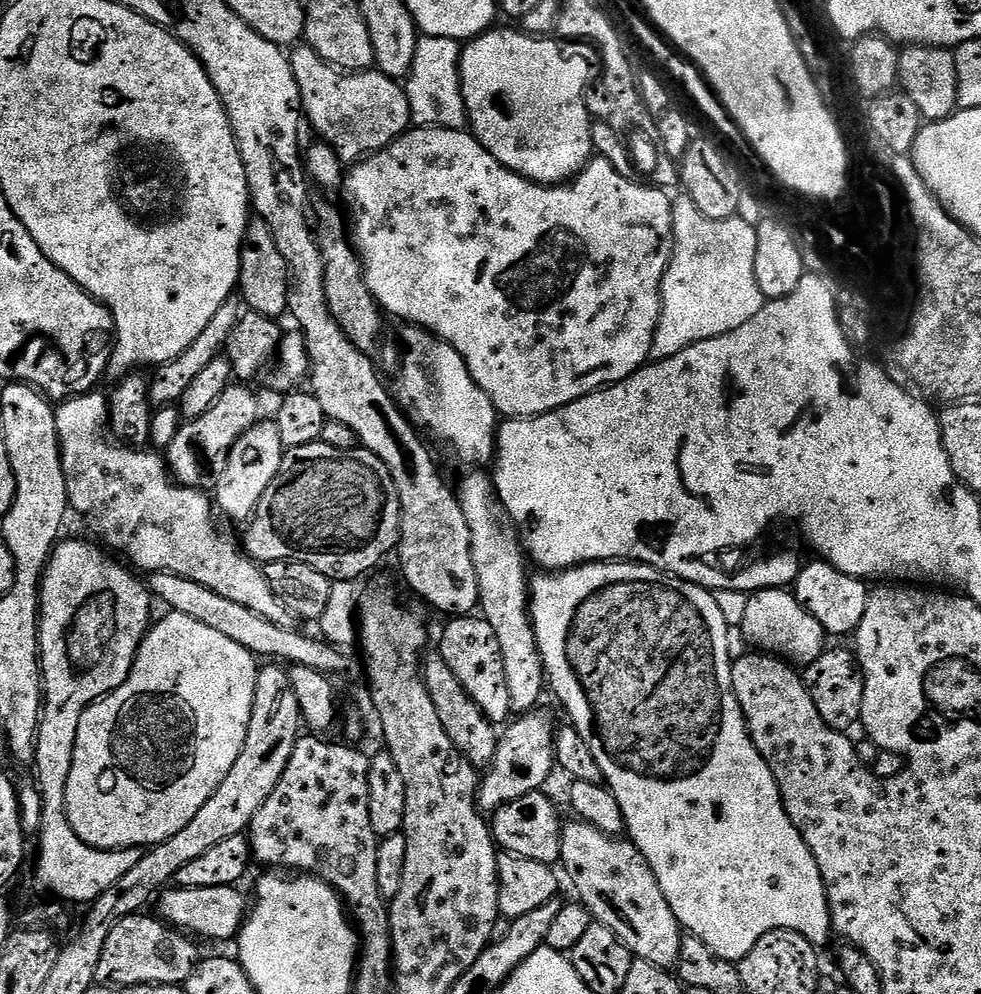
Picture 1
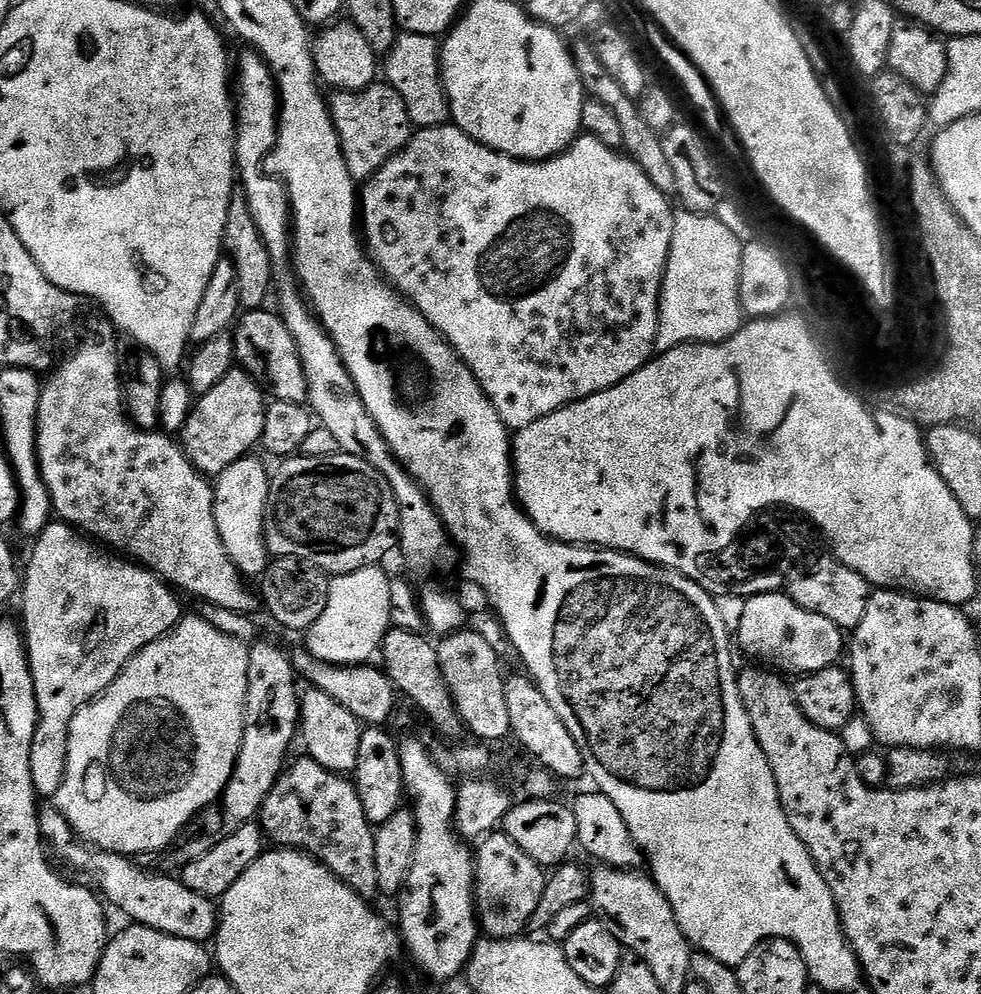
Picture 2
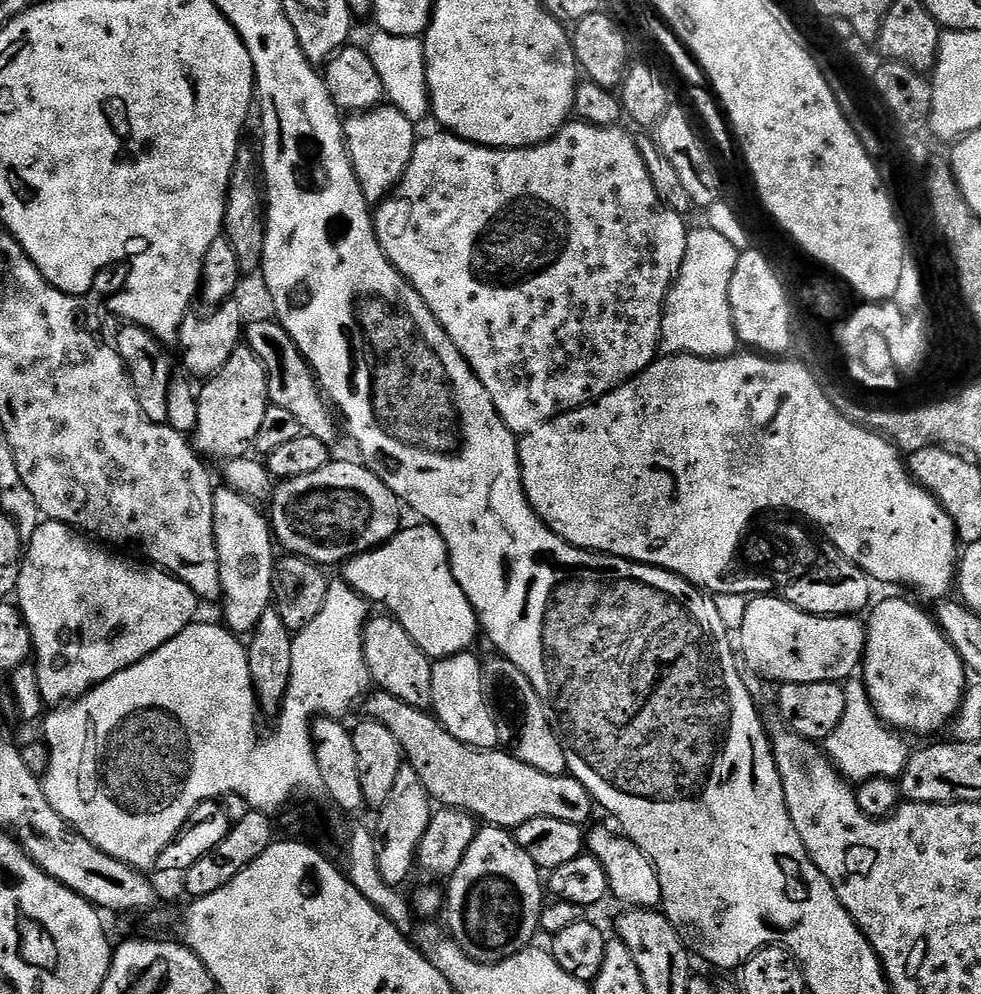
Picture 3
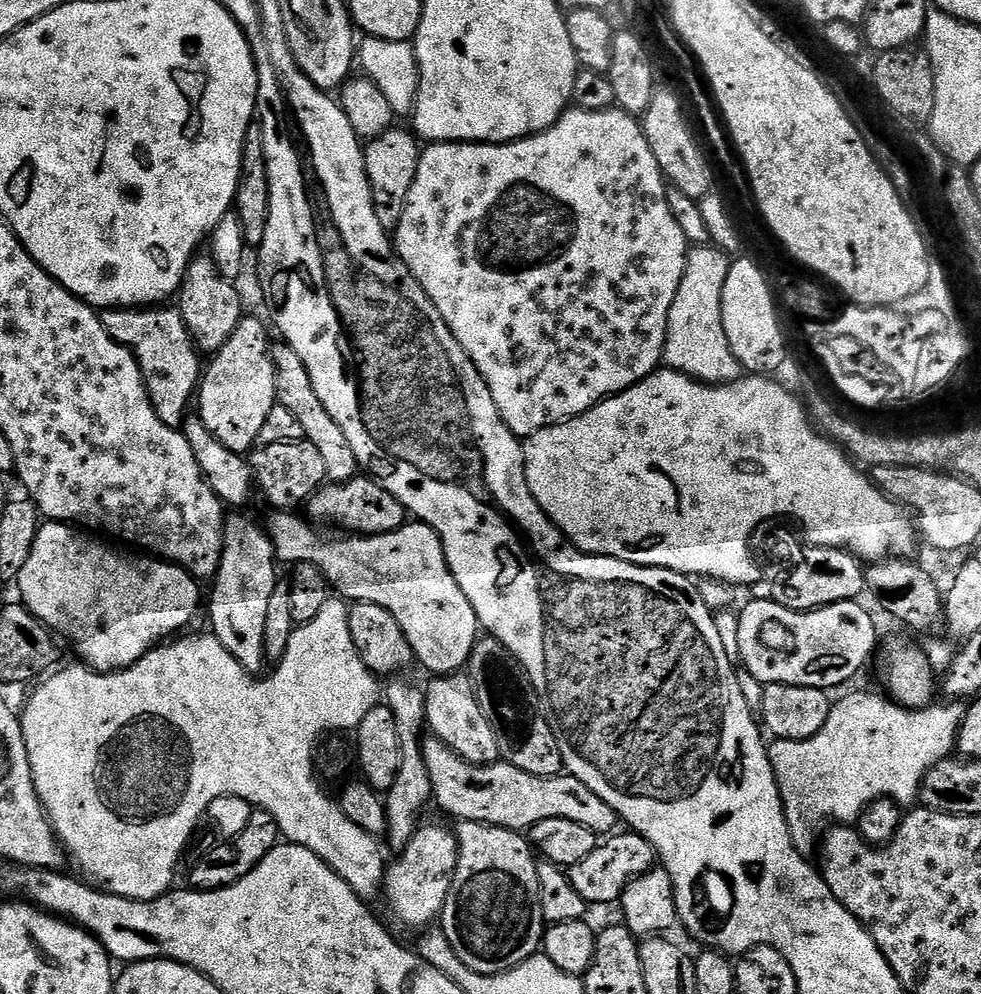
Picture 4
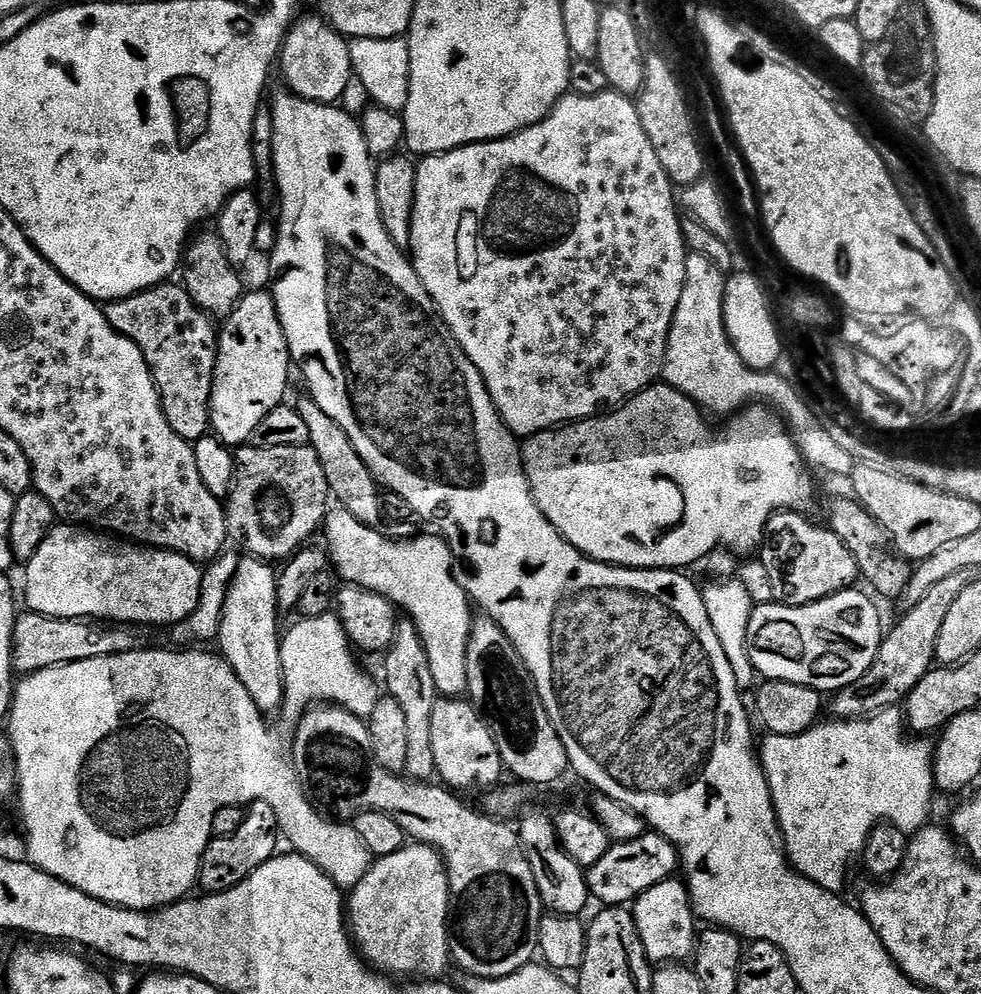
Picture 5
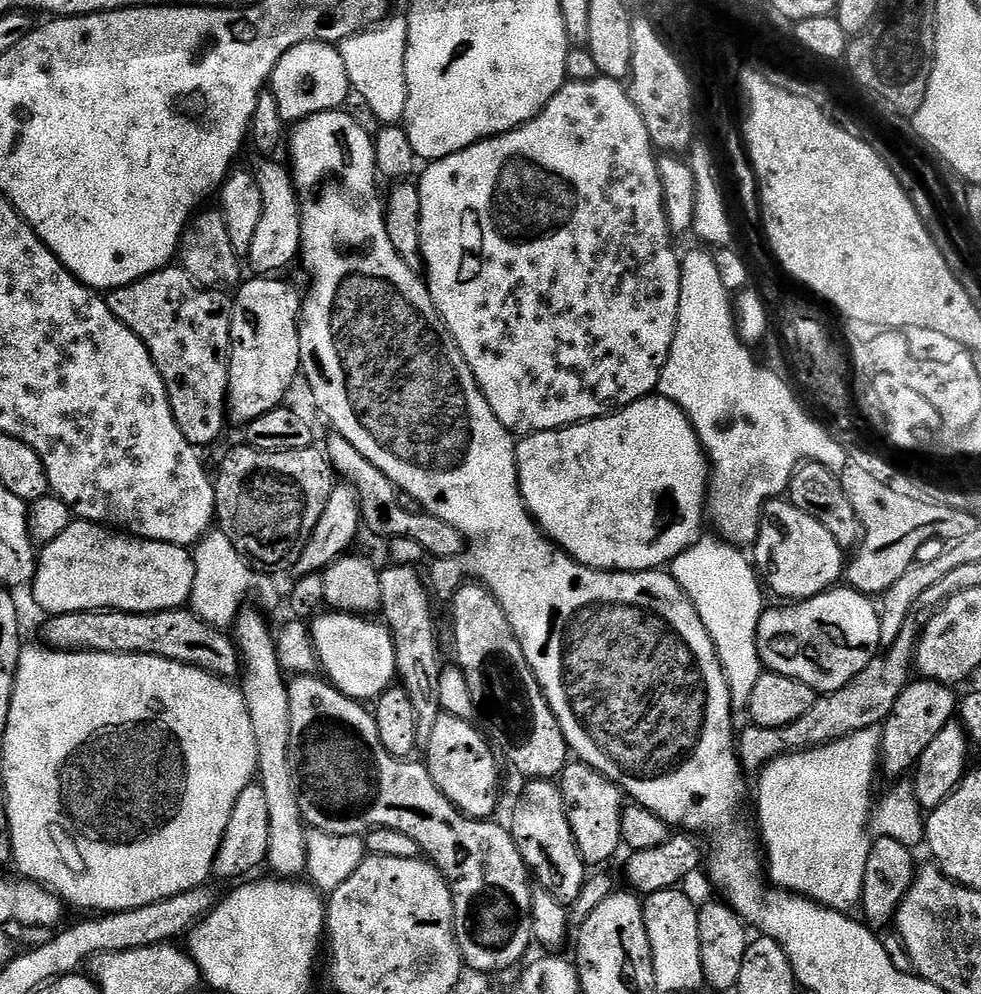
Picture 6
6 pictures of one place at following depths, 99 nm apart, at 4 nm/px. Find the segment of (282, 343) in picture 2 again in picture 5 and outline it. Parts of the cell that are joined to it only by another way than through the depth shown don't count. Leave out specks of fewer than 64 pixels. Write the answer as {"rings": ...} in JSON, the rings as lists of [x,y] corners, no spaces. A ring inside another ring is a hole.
{"rings":[[[311,398],[299,401],[298,407],[302,414],[302,422],[306,422],[306,430],[310,430],[308,444],[318,454],[322,470],[326,473],[329,493],[335,499],[337,496],[340,499],[337,500],[339,507],[354,514],[354,518],[358,518],[364,524],[379,525],[379,520],[382,520],[381,489],[372,477],[366,462],[362,462],[358,450],[354,450],[346,430],[342,430],[342,426],[338,426],[338,422],[334,422],[334,418],[330,418],[330,414],[326,414],[326,410],[322,410],[322,406],[315,404]]]}

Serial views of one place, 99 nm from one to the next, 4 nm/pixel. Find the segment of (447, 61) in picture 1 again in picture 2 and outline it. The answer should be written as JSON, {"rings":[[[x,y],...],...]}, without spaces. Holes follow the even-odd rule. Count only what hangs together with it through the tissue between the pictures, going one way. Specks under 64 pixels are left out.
{"rings":[[[413,32],[397,35],[396,45],[387,53],[387,83],[406,102],[406,110],[410,114],[413,125],[417,129],[438,128],[449,123],[448,96],[444,92],[444,83],[440,77],[440,44],[437,37],[423,36]]]}

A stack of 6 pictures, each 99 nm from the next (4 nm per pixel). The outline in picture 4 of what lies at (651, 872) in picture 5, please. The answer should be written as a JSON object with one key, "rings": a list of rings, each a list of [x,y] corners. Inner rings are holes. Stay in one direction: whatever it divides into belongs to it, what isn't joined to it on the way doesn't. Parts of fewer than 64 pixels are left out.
{"rings":[[[622,832],[609,835],[603,842],[597,843],[596,848],[590,850],[586,858],[582,858],[582,862],[574,862],[574,866],[567,869],[570,886],[574,886],[575,893],[582,894],[589,906],[615,905],[634,877],[644,876],[651,868],[657,867],[658,857],[654,846],[650,846],[650,842],[646,842],[646,838],[642,838],[637,832]]]}

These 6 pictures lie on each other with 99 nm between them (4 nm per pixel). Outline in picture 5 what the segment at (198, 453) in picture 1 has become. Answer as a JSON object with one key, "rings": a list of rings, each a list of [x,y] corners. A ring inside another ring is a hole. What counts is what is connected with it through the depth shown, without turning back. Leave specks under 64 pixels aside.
{"rings":[[[245,291],[244,297],[238,302],[236,309],[226,317],[223,324],[224,329],[221,327],[218,332],[216,369],[210,394],[211,431],[214,433],[215,439],[222,441],[223,444],[244,446],[251,441],[258,422],[262,422],[262,418],[266,418],[266,414],[270,414],[270,410],[285,403],[287,396],[284,395],[288,392],[288,371],[294,368],[294,359],[288,353],[286,334],[282,330],[282,322],[271,291]]]}

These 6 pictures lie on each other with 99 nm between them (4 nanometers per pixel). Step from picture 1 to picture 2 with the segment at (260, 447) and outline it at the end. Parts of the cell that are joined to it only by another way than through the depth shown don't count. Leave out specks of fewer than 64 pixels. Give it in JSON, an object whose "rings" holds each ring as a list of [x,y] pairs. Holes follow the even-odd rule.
{"rings":[[[249,454],[234,462],[234,466],[230,466],[214,480],[216,525],[228,557],[245,578],[262,577],[270,563],[268,545],[264,543],[264,515],[268,509],[270,472],[264,469],[262,461],[255,460],[254,457],[255,455]]]}

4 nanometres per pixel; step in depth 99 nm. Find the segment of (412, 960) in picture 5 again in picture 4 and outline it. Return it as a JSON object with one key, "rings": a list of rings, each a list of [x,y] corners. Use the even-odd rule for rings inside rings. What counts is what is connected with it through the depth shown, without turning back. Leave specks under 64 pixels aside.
{"rings":[[[426,824],[417,827],[403,852],[395,857],[396,861],[387,865],[382,889],[383,895],[388,895],[389,910],[406,927],[419,930],[427,929],[439,921],[460,853],[456,833],[451,827],[439,828],[436,824]]]}

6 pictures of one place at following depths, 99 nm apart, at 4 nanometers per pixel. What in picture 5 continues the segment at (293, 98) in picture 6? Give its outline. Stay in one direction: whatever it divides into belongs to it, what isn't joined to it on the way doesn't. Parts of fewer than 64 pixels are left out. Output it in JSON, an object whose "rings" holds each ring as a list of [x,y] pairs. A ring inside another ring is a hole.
{"rings":[[[313,14],[303,20],[297,19],[289,28],[287,36],[284,37],[284,46],[278,57],[278,72],[284,75],[287,91],[301,96],[304,100],[313,100],[319,104],[335,105],[344,96],[348,83],[353,83],[354,73],[352,70],[352,59],[350,58],[350,44],[345,37],[328,25],[327,20],[319,14]]]}

